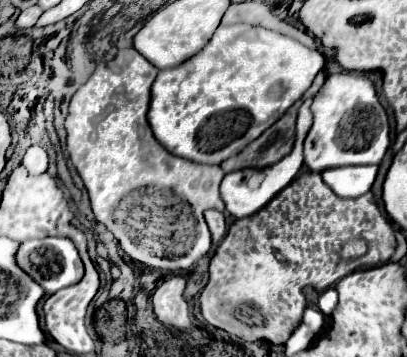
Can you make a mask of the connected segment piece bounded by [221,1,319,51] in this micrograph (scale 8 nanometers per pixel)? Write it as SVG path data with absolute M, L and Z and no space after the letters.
M245 1L245 3L235 3L231 5L223 19L221 19L221 25L233 25L233 23L249 23L249 25L261 25L265 29L273 29L273 31L279 31L287 37L293 37L297 39L299 43L303 43L305 47L309 49L319 49L315 39L307 33L307 31L301 31L293 25L289 25L287 21L279 21L267 7L263 7L261 1Z

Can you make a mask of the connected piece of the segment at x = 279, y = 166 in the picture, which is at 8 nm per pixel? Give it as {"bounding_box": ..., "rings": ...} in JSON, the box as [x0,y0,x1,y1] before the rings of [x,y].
{"bounding_box":[221,99,313,219],"rings":[[[305,99],[301,109],[299,109],[299,117],[297,117],[297,141],[293,151],[283,157],[279,163],[265,167],[265,169],[243,169],[243,171],[233,171],[227,173],[223,183],[221,183],[221,199],[225,201],[227,211],[241,219],[241,217],[249,217],[253,213],[257,213],[259,209],[263,209],[281,189],[285,189],[299,173],[301,165],[303,165],[303,139],[307,137],[307,131],[311,129],[313,123],[313,115],[311,115],[311,99]]]}

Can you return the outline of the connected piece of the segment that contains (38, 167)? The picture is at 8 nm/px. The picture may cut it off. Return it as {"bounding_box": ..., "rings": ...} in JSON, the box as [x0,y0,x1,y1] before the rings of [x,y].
{"bounding_box":[23,145,47,175],"rings":[[[33,145],[27,149],[25,157],[23,157],[23,167],[31,173],[31,175],[43,175],[47,173],[47,153],[43,147]]]}

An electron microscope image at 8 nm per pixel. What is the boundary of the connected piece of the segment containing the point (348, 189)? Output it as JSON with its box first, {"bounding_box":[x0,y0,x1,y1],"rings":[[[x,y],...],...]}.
{"bounding_box":[321,165,377,197],"rings":[[[359,165],[359,167],[333,167],[321,171],[323,181],[339,197],[359,197],[367,193],[375,181],[377,165]]]}

